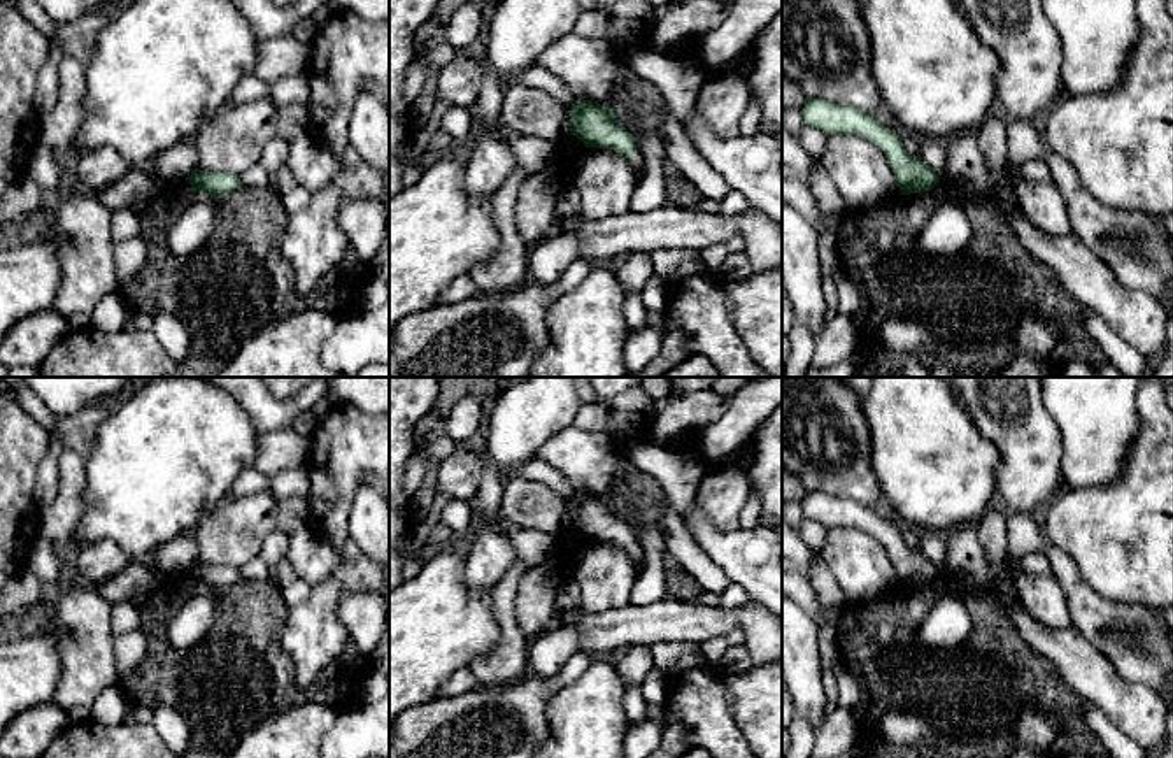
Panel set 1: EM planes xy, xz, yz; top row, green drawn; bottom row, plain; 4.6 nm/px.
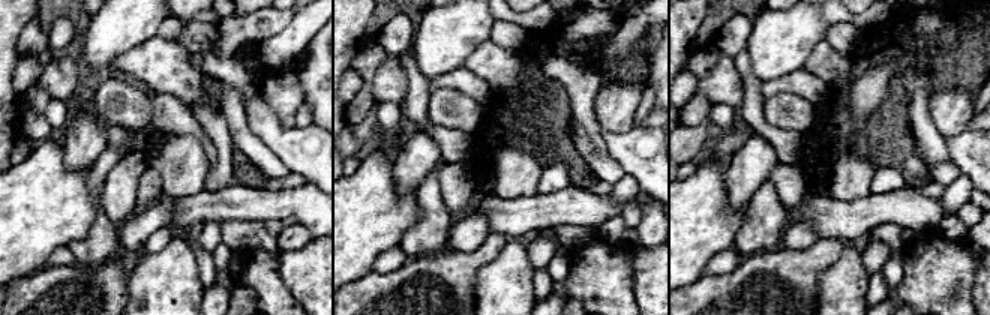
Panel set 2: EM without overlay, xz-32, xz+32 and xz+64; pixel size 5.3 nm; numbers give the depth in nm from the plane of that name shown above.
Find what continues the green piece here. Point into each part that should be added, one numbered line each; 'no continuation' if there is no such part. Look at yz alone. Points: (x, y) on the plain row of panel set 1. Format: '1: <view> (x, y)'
no continuation

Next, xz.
no continuation

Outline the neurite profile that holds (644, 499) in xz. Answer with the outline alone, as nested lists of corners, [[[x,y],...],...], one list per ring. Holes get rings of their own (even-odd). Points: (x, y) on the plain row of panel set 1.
[[[631,470],[628,497],[624,504],[617,507],[617,514],[622,519],[633,516],[642,525],[659,526],[663,497],[665,491],[652,476]]]

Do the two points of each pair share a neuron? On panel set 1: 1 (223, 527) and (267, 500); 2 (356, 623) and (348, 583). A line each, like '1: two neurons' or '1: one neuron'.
1: one neuron
2: two neurons

